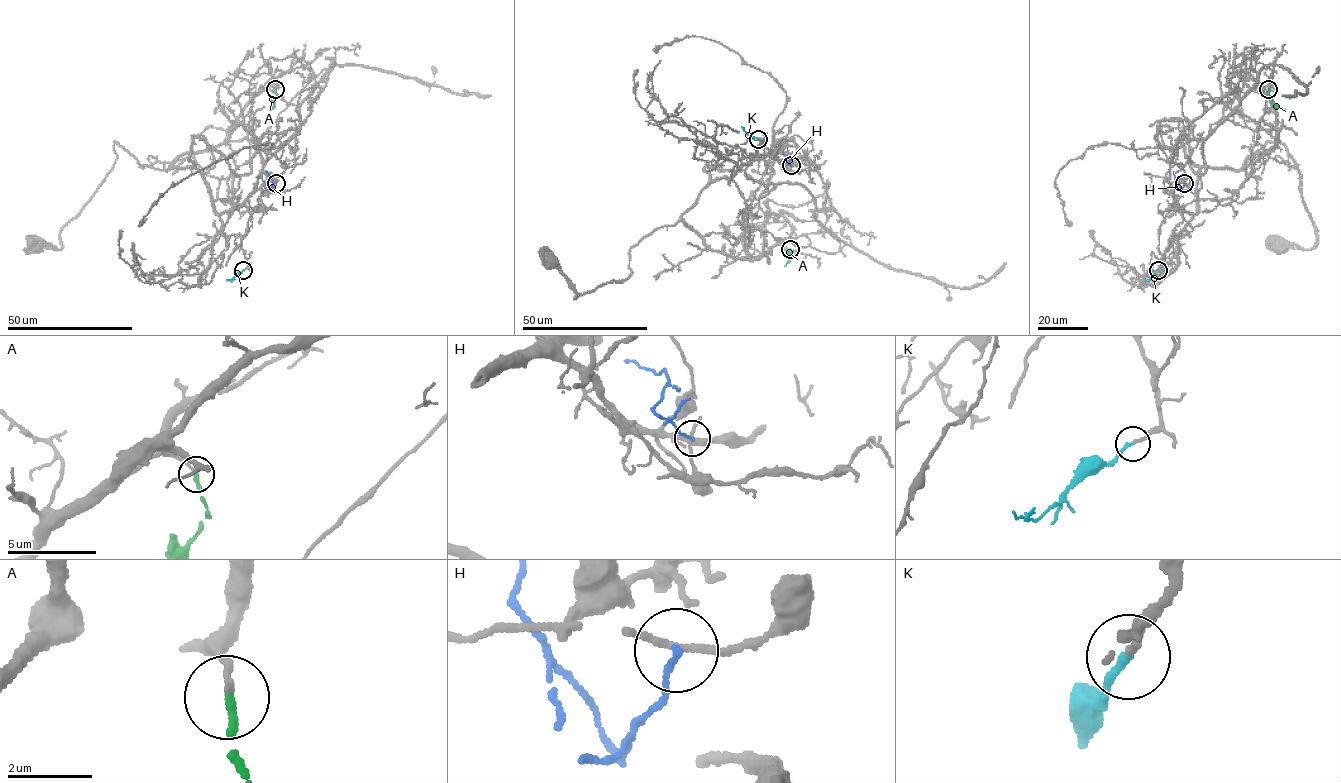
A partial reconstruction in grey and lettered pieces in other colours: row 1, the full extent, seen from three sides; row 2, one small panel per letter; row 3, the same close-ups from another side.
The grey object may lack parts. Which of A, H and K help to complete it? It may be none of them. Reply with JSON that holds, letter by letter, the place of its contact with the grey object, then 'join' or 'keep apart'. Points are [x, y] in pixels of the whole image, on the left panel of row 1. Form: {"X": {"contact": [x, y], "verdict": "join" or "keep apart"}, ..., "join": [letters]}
{"A": {"contact": [275, 89], "verdict": "keep apart"}, "H": {"contact": [276, 183], "verdict": "keep apart"}, "K": {"contact": [243, 270], "verdict": "join"}, "join": ["K"]}

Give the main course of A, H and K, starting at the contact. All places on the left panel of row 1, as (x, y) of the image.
A: (275, 89), (274, 107), (269, 110)
H: (275, 183), (270, 189), (272, 180), (266, 170)
K: (243, 270), (230, 281), (226, 280)

